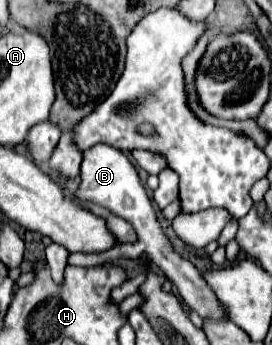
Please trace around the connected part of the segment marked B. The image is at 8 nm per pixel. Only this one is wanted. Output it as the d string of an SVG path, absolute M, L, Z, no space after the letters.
M96 144L92 146L88 152L84 152L82 156L82 164L80 164L80 188L74 192L74 198L80 202L94 202L102 208L108 208L108 212L128 220L136 234L138 234L138 242L134 243L118 243L106 252L98 252L98 254L70 254L68 264L74 266L96 266L96 264L104 264L104 262L114 262L120 258L128 258L128 260L136 260L142 254L148 254L152 264L156 268L160 268L166 278L172 280L172 284L176 286L178 294L182 296L182 300L186 302L186 306L194 312L200 314L200 318L208 318L208 320L224 320L226 312L222 308L222 304L218 302L216 294L212 294L212 288L204 282L202 274L198 272L198 268L194 264L190 264L186 258L182 258L168 242L168 238L164 236L158 220L156 220L156 212L152 208L152 202L144 190L144 186L140 184L138 172L132 166L132 162L116 148L106 146L106 144Z

